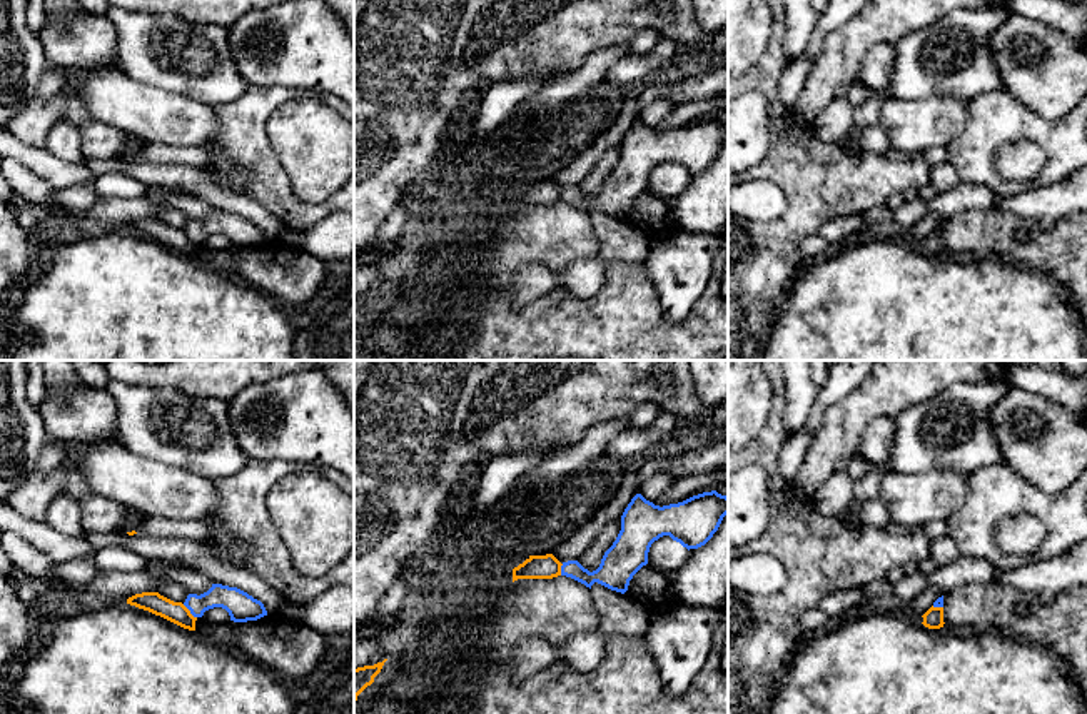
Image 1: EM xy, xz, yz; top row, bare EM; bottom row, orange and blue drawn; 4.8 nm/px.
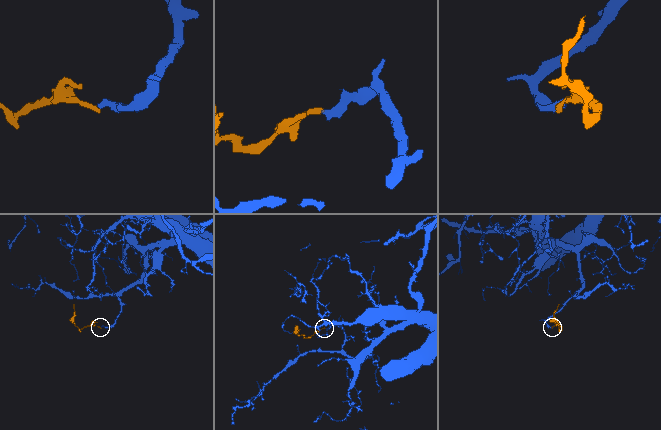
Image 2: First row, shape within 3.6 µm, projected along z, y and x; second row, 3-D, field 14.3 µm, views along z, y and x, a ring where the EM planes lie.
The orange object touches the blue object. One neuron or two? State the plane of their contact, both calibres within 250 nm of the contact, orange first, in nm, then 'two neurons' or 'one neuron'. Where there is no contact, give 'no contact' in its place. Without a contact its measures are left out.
xy | 100/140 nm | two neurons

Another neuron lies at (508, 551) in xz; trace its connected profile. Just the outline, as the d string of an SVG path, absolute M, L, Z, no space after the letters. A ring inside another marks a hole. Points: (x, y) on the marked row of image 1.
M533 525L516 527L506 534L499 534L491 544L486 544L483 556L486 557L486 567L481 577L486 586L479 589L474 601L468 602L449 612L449 616L476 616L486 606L491 604L491 592L501 589L504 584L513 582L513 569L529 559L529 549L533 547Z

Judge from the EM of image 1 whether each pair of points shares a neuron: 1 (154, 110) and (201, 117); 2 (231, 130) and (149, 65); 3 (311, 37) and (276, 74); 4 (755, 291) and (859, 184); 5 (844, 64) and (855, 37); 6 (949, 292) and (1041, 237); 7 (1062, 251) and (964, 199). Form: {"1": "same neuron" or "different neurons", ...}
{"1": "same neuron", "2": "different neurons", "3": "same neuron", "4": "same neuron", "5": "same neuron", "6": "different neurons", "7": "different neurons"}

